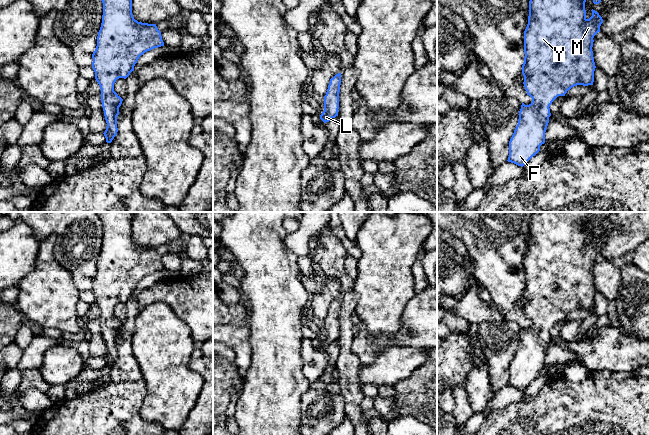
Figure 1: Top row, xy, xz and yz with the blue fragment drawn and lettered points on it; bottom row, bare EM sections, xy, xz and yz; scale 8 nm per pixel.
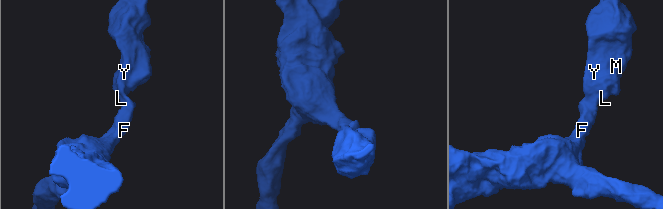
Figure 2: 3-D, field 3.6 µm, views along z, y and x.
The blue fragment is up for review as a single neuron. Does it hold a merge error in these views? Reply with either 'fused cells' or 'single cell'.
single cell

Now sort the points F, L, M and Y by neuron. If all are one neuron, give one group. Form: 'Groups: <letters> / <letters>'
Groups: F L M Y

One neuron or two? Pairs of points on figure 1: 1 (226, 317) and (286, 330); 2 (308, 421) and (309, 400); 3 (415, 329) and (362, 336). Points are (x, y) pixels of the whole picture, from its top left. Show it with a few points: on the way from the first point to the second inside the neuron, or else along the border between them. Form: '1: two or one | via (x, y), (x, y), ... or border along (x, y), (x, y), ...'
1: two | border along (247, 313), (247, 323), (245, 325)
2: one | via (309, 416), (309, 405)
3: one | via (402, 337), (394, 340), (375, 340)

